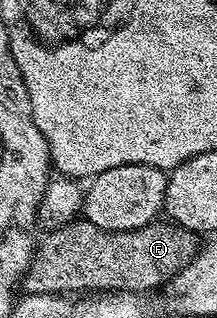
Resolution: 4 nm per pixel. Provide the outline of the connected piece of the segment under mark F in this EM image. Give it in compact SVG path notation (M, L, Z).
M77 219L75 221L70 221L67 225L60 226L58 229L51 229L45 234L46 238L44 238L43 241L41 238L40 244L35 248L34 257L30 261L28 271L22 276L21 284L25 286L37 283L35 286L40 288L41 292L55 295L67 295L66 293L78 293L77 295L82 295L87 291L119 291L122 293L149 294L151 291L161 290L163 286L165 286L167 282L172 281L175 275L184 267L188 267L188 263L194 261L194 257L197 255L200 248L200 237L199 234L194 233L191 229L185 229L182 225L173 223L165 223L166 225L160 224L161 223L153 223L136 230L102 230L88 220Z

